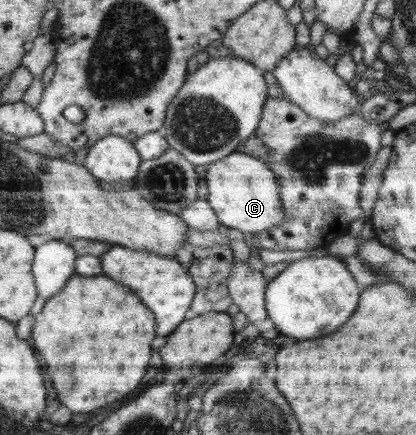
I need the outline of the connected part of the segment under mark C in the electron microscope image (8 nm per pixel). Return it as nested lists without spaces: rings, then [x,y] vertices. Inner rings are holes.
[[[235,150],[223,160],[209,165],[206,200],[217,214],[221,225],[241,231],[243,234],[259,234],[279,227],[287,221],[279,196],[279,180],[263,159]]]

